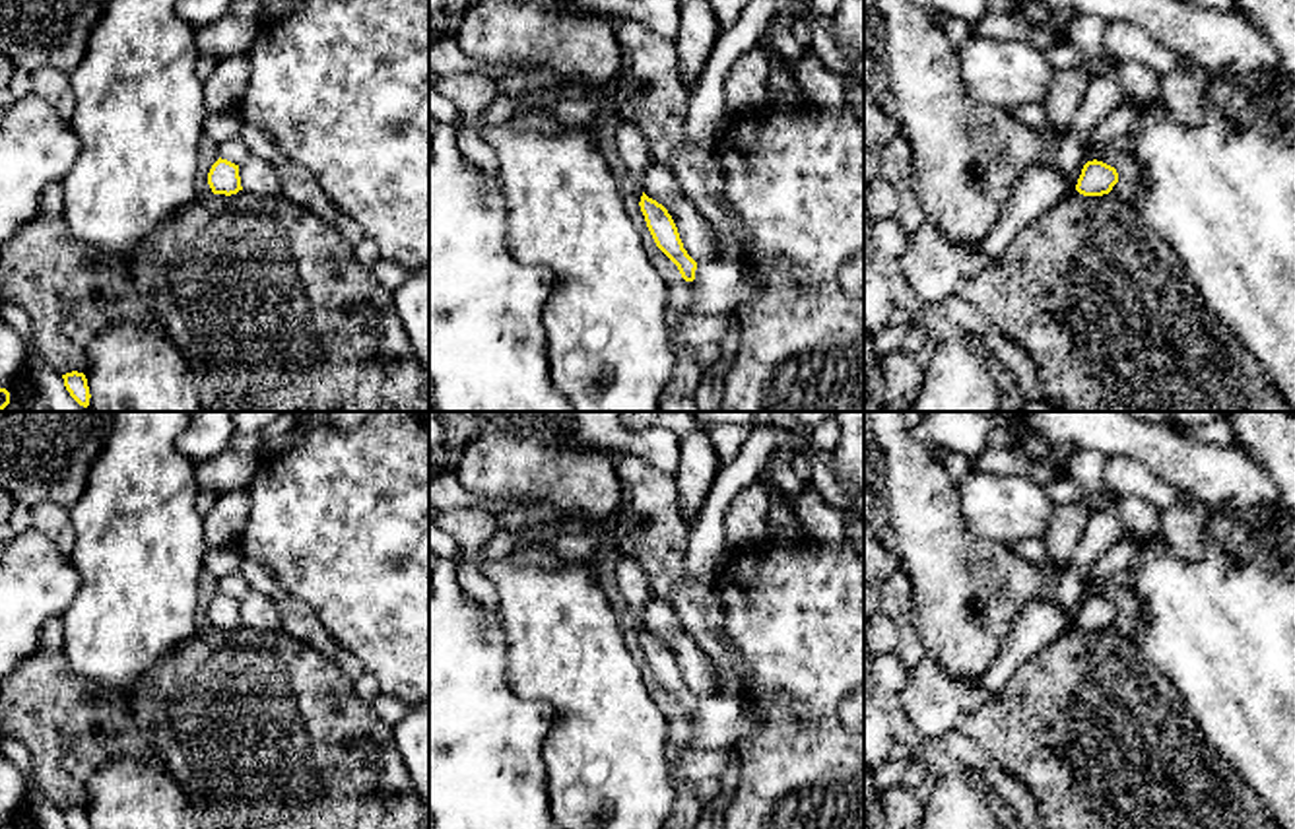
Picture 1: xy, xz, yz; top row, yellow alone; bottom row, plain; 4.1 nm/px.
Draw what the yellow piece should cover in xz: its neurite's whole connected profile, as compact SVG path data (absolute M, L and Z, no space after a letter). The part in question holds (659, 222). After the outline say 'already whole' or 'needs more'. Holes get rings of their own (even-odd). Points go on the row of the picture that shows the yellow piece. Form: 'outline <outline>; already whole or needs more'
outline M645 192L639 206L656 247L678 266L685 282L693 282L697 262L683 249L678 227L668 210Z; already whole

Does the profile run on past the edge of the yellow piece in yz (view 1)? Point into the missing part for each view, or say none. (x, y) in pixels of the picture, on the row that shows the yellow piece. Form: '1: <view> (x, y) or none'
1: none

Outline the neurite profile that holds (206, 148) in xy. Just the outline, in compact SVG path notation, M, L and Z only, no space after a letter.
M202 136L198 144L196 196L212 194L212 188L208 184L208 173L212 165L219 159L217 148L219 148L217 142L210 140L208 136Z

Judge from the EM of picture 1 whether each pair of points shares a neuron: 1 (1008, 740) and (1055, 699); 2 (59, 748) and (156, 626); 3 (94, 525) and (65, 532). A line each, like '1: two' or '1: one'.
1: one
2: two
3: two

